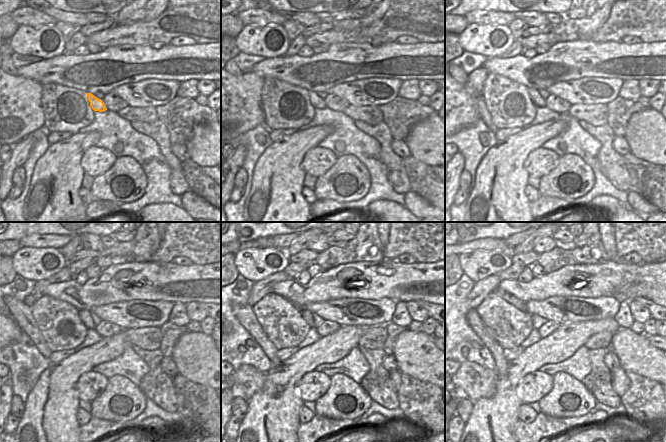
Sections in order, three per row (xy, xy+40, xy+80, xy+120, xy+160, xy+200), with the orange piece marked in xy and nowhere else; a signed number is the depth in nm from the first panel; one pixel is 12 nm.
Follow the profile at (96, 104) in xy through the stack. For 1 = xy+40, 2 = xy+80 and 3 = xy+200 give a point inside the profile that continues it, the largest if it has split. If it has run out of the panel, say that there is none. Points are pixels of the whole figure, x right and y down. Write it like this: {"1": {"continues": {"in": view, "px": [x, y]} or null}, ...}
{"1": {"continues": {"in": "xy+40", "px": [317, 102]}}, "2": {"continues": {"in": "xy+80", "px": [537, 99]}}, "3": {"continues": {"in": "xy+200", "px": [506, 296]}}}

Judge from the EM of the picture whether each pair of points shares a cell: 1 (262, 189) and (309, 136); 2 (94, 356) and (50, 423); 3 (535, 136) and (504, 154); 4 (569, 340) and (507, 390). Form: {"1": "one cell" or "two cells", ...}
{"1": "one cell", "2": "one cell", "3": "one cell", "4": "one cell"}

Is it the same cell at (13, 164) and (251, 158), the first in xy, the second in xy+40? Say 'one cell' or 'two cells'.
two cells

